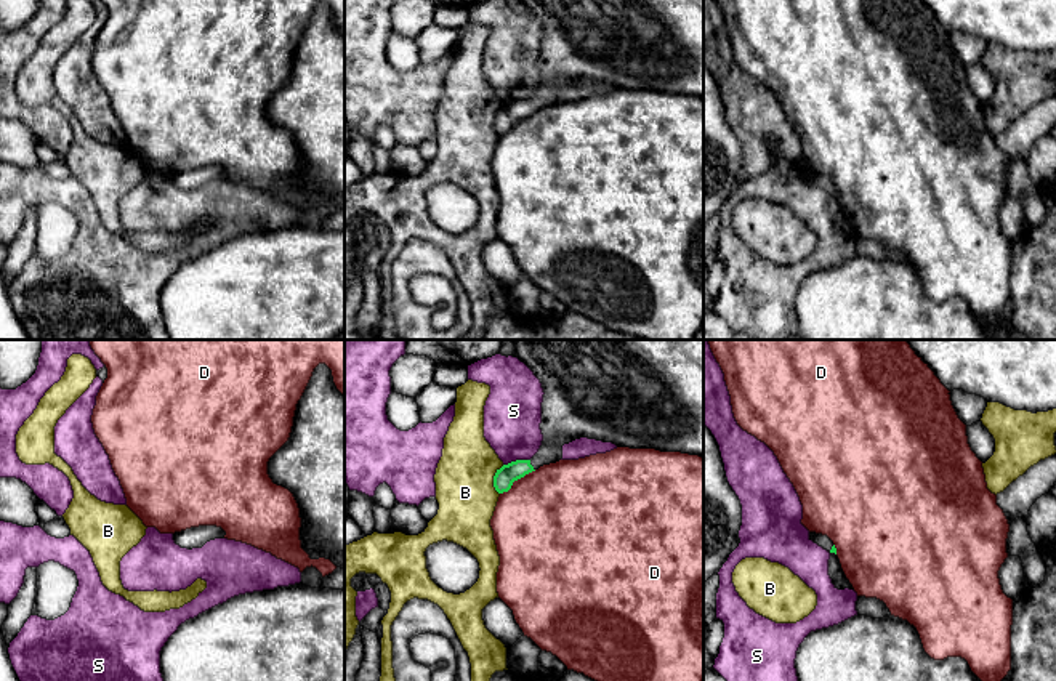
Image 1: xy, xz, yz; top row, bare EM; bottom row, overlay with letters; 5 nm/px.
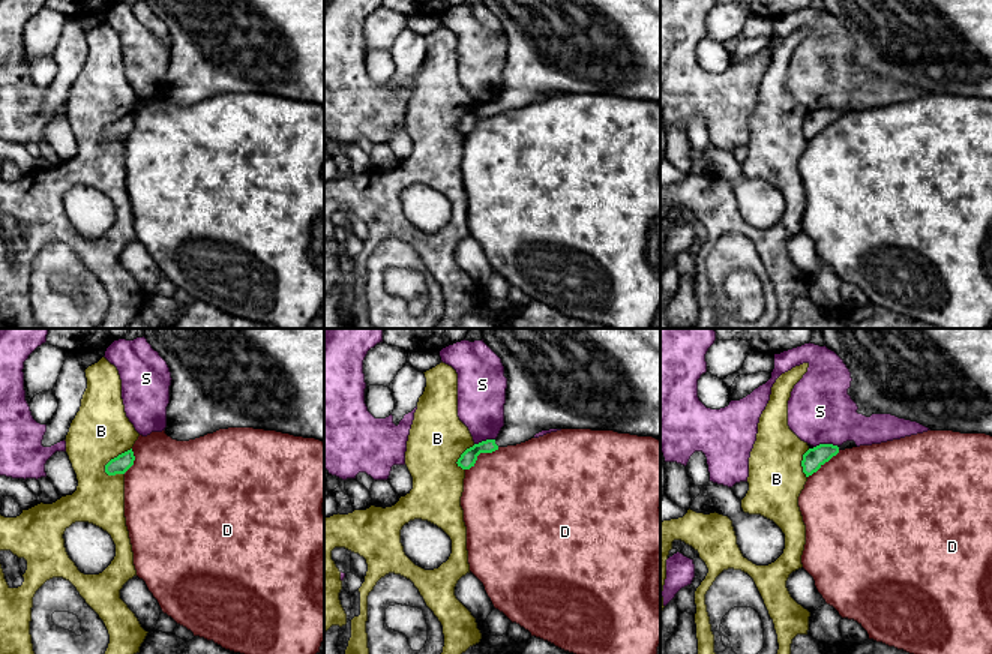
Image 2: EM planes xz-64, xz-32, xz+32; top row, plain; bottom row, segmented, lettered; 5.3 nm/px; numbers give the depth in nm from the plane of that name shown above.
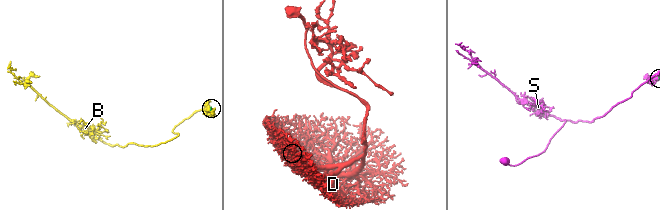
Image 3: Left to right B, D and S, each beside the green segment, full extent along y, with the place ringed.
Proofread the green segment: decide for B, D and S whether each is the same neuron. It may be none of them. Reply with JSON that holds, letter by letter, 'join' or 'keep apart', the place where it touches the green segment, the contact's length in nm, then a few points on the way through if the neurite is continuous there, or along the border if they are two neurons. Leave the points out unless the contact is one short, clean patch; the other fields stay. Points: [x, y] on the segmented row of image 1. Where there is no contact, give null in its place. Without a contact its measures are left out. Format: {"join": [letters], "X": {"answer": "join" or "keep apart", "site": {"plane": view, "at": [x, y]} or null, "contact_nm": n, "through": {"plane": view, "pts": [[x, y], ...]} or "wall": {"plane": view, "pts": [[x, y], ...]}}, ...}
{"join": [], "B": {"answer": "keep apart", "site": {"plane": "xz", "at": [494, 479]}, "contact_nm": 150}, "D": {"answer": "keep apart", "site": {"plane": "xz", "at": [516, 479]}, "contact_nm": 220}, "S": {"answer": "keep apart", "site": {"plane": "xz", "at": [516, 460]}, "contact_nm": 140}}

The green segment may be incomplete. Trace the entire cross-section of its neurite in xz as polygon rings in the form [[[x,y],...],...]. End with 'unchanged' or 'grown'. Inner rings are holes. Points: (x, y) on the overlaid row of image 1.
[[[514,340],[514,348],[545,393],[543,441],[530,460],[497,469],[498,494],[540,466],[559,461],[562,445],[580,437],[703,458],[703,340]]]; grown

